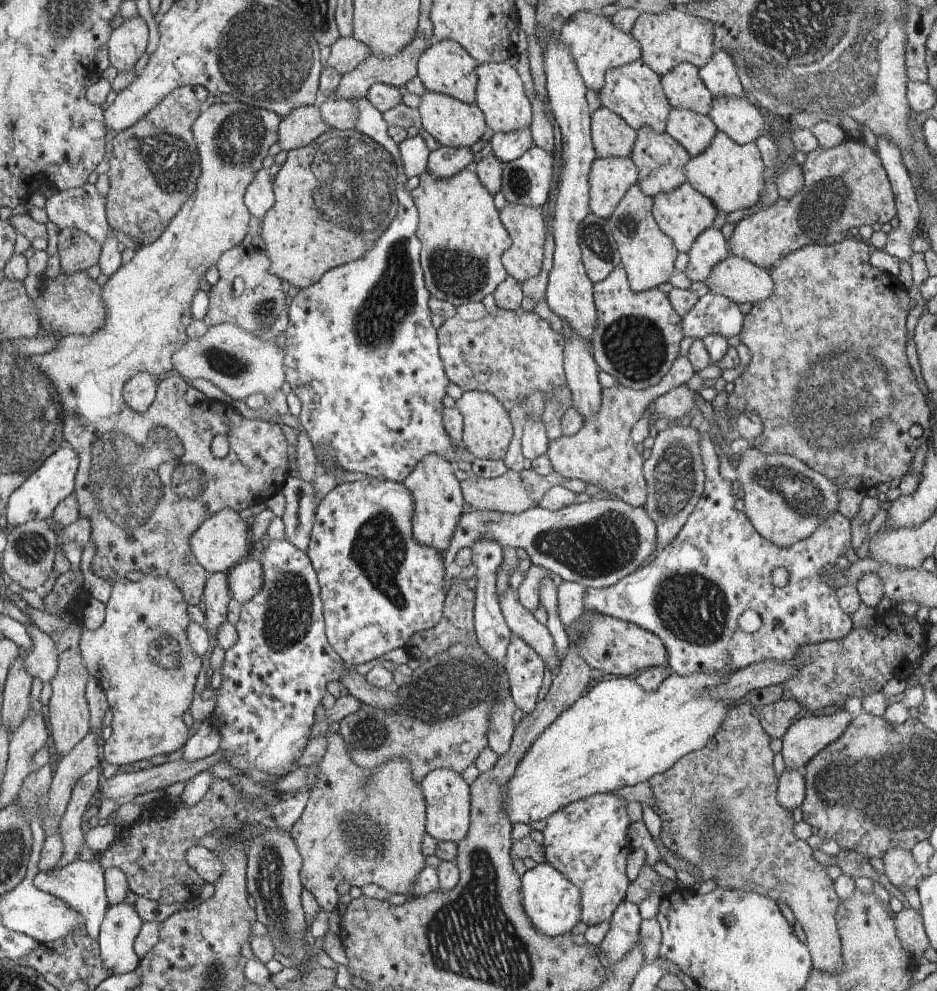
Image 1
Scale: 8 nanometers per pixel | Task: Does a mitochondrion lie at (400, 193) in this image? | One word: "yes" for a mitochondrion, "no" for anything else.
yes

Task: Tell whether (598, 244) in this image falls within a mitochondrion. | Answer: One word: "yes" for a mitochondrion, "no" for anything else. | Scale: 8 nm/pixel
yes

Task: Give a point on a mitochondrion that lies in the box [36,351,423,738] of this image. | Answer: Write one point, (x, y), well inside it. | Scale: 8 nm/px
(132, 474)

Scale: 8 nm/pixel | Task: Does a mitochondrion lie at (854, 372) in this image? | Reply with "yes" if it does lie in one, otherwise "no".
yes

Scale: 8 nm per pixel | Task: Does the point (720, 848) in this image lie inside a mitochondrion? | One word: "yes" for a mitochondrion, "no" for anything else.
yes

